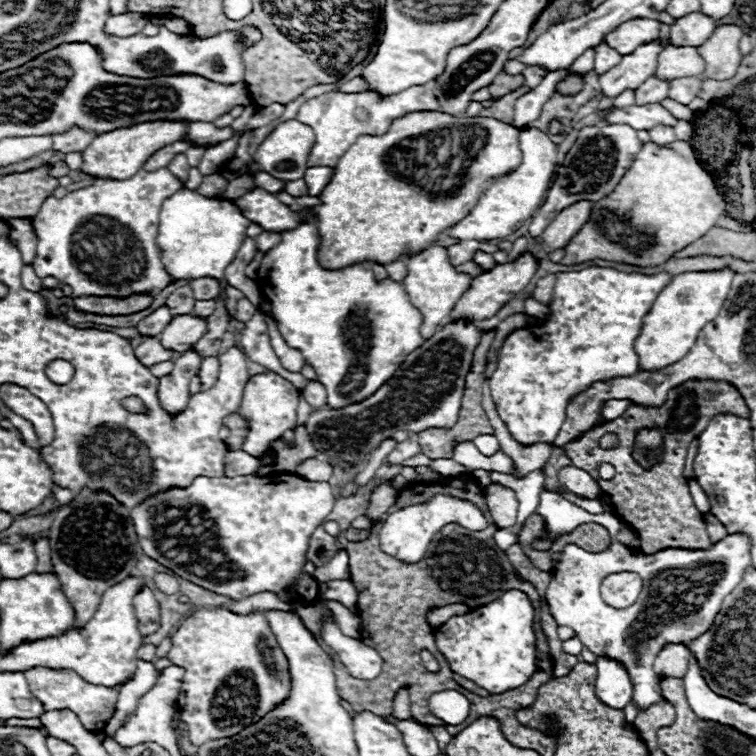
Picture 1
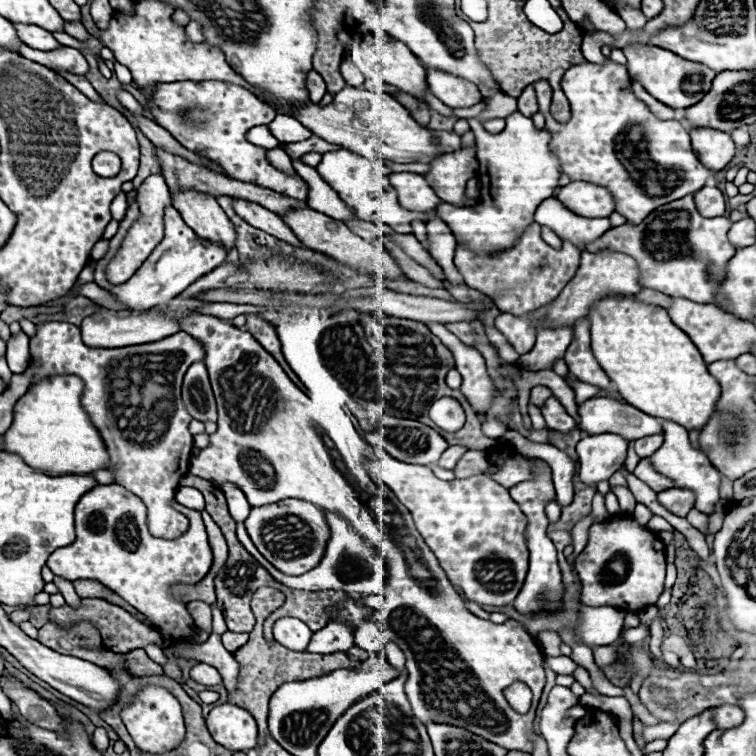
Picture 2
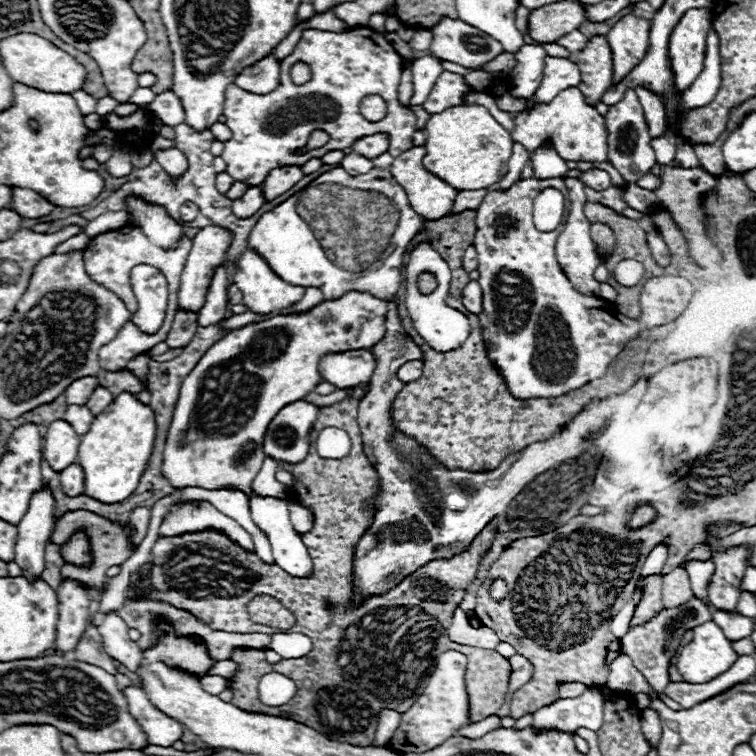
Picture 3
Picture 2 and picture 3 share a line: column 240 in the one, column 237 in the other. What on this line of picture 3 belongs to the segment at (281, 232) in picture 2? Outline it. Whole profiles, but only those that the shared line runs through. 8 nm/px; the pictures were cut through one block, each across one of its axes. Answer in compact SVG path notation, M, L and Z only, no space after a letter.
M250 186L242 198L232 202L232 212L236 212L236 216L240 218L248 218L254 212L258 212L262 204L264 204L262 186Z

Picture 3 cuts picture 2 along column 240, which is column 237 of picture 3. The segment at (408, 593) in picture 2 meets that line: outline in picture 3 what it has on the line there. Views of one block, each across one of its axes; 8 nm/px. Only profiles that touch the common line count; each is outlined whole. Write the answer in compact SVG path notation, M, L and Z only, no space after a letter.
M346 292L342 298L338 300L324 300L322 304L318 304L314 310L310 310L308 314L304 316L274 316L270 320L264 320L264 322L256 322L256 324L248 324L244 328L238 328L238 330L232 330L230 334L226 334L220 342L216 342L204 358L200 358L200 362L196 364L196 368L188 374L188 378L182 382L182 388L180 388L180 396L178 396L178 402L176 402L176 408L174 408L174 416L172 416L172 422L170 422L170 428L168 428L168 436L166 436L166 444L164 444L164 460L162 460L162 472L164 472L164 478L174 486L174 488L188 488L188 486L196 486L196 488L206 488L206 490L222 490L222 488L228 488L228 490L240 490L248 496L254 496L254 490L252 490L252 480L254 476L260 472L262 464L264 464L264 436L266 436L266 430L268 430L268 424L272 422L272 418L276 416L276 412L280 412L280 408L284 408L284 404L292 404L296 400L302 400L308 392L314 390L314 386L322 380L320 374L318 374L318 362L324 354L330 354L330 352L346 352L346 350L360 350L360 348L370 348L374 346L376 342L380 342L384 338L384 332L386 332L386 312L388 312L388 304L380 298L374 298L370 294L362 294L362 292Z

